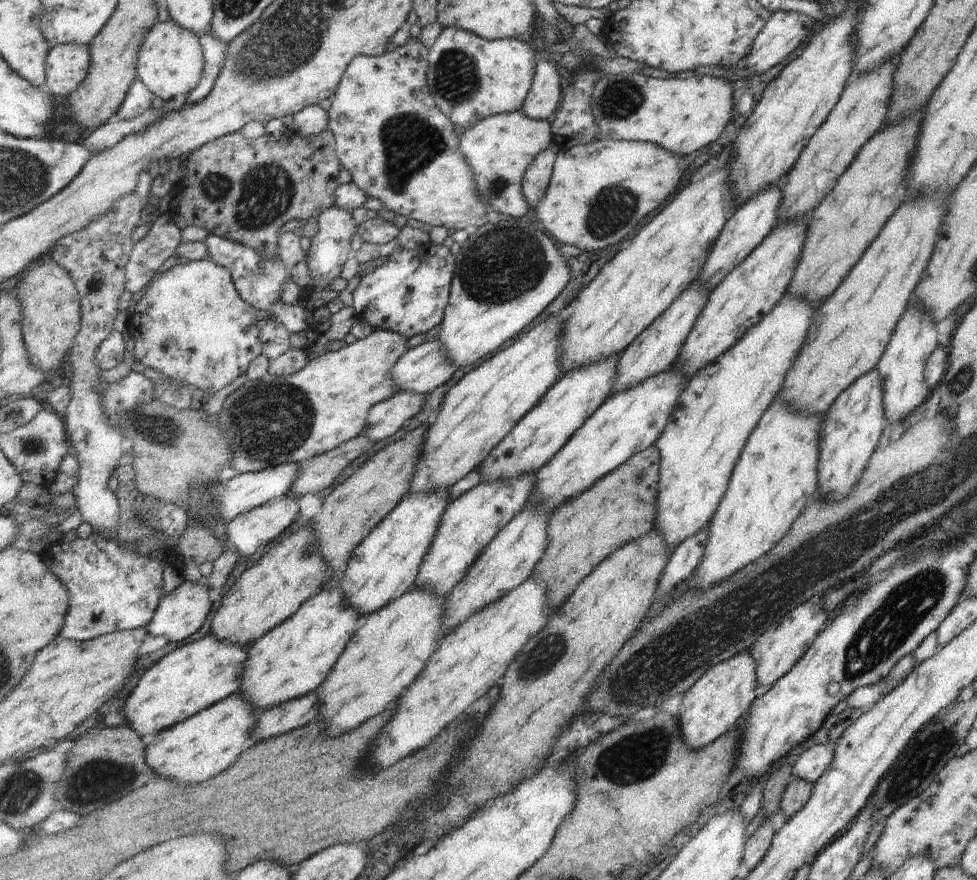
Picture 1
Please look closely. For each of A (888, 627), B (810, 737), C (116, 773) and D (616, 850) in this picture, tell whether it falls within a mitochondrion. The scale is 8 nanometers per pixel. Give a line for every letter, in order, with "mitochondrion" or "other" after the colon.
A: mitochondrion
B: other
C: mitochondrion
D: other

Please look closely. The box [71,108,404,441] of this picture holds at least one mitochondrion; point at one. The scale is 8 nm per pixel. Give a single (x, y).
(264, 195)

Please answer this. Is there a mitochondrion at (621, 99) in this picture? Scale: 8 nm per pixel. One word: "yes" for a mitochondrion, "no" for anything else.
yes

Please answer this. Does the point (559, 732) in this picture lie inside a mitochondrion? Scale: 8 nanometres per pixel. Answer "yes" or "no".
no

